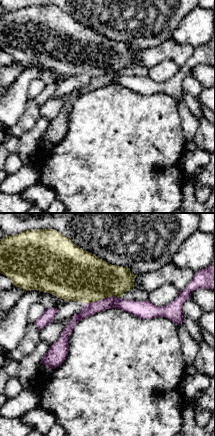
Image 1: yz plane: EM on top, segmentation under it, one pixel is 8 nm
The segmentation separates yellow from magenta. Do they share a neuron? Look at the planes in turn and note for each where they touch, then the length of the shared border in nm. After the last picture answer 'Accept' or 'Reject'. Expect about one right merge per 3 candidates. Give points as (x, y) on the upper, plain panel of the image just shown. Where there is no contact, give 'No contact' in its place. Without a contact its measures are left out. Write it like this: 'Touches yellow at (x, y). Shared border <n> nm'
Touches yellow at (100, 76). Shared border 280 nm

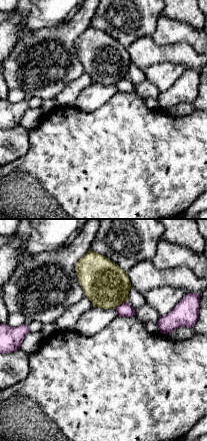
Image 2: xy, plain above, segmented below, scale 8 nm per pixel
Touches yellow at (121, 79). Shared border 120 nm

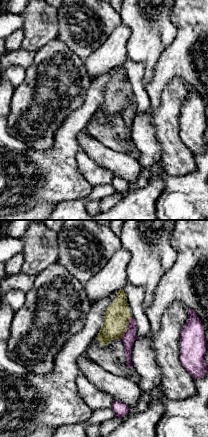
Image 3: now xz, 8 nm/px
Touches yellow at (126, 103). Shared border 200 nm

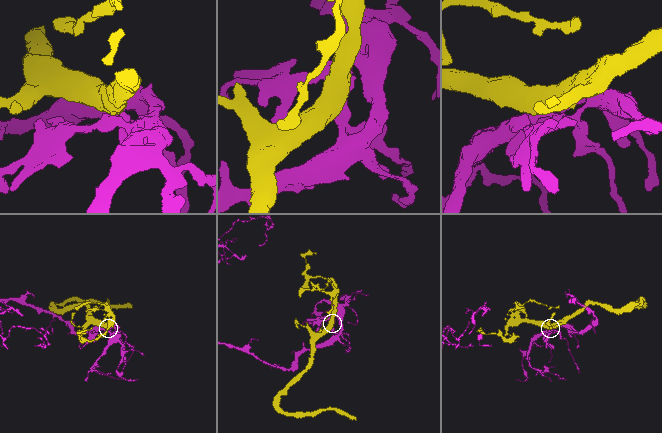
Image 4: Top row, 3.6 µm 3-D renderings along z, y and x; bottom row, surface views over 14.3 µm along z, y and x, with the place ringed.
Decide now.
Reject

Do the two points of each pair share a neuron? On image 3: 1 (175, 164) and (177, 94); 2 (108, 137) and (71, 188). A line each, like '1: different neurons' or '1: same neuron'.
1: same neuron
2: different neurons

